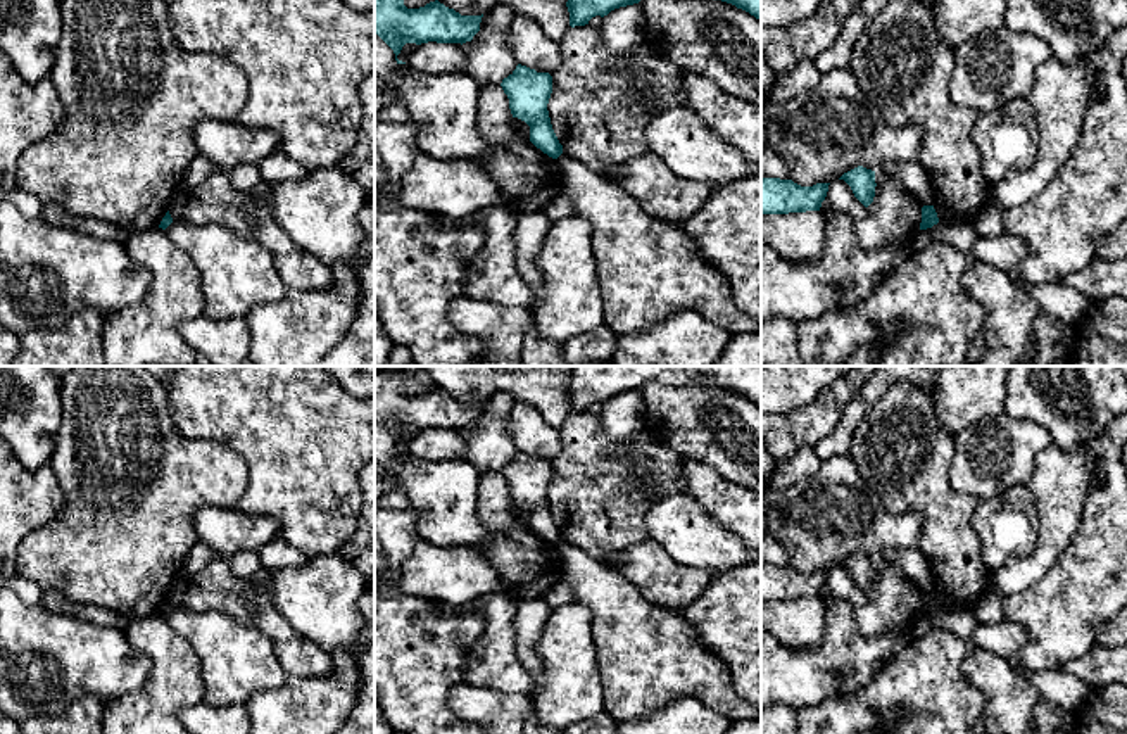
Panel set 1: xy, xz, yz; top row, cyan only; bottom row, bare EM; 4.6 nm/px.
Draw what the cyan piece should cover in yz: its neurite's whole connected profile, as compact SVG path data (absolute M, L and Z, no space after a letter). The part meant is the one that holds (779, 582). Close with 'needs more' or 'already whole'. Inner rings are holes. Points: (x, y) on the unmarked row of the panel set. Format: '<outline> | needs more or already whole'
M761 565L761 599L789 601L820 598L830 570L801 573L792 566Z | already whole

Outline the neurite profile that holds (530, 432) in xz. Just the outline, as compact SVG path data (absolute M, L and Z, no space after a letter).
M514 402L507 430L516 449L537 459L552 461L561 451L559 428L547 423L542 413L528 402Z

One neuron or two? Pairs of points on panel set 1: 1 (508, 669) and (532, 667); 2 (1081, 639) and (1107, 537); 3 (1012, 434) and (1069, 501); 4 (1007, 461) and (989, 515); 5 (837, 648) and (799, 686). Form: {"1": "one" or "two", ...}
{"1": "two", "2": "one", "3": "two", "4": "two", "5": "one"}

